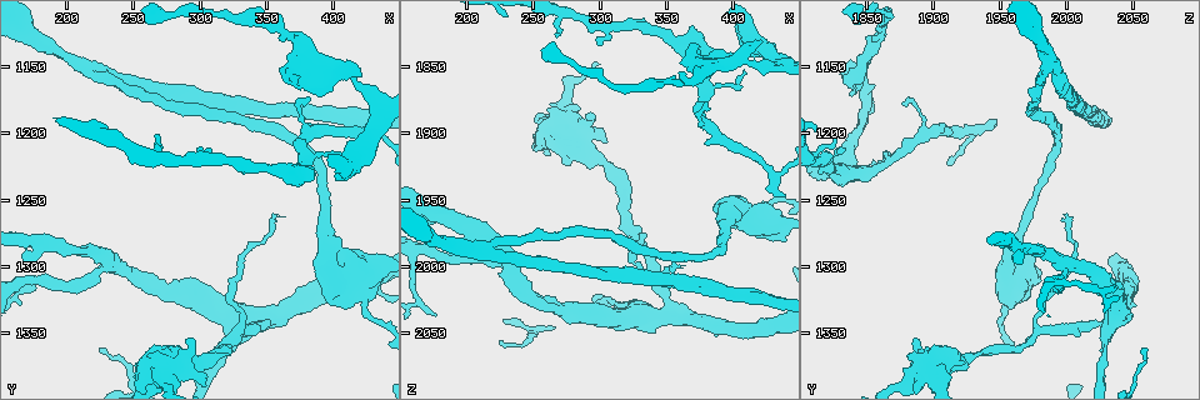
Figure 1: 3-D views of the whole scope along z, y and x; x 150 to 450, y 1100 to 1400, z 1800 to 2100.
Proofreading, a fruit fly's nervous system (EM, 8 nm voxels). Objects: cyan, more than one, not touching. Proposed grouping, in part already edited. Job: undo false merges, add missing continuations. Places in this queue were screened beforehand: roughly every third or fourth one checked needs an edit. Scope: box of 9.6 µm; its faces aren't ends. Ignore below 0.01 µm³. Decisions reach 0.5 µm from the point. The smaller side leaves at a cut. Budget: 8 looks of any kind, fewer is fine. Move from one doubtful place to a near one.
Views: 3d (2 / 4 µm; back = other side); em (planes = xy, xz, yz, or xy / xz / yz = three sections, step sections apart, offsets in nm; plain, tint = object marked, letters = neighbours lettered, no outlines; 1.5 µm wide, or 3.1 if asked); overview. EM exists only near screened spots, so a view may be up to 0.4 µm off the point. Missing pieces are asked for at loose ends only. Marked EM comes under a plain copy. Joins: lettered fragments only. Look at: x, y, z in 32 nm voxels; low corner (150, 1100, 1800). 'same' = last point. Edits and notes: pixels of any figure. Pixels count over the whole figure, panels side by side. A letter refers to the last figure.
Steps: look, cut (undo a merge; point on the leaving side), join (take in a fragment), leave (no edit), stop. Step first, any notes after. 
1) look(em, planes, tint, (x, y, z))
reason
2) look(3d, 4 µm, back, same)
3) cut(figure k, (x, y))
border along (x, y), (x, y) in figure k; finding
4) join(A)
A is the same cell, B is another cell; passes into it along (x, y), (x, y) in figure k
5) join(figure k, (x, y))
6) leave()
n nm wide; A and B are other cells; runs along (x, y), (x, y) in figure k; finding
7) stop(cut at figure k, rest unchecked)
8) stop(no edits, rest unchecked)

look(3d, 2 µm, (350, 1342, 2026))
sudden change in width

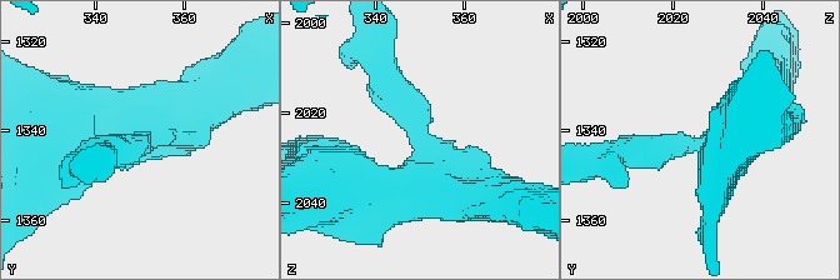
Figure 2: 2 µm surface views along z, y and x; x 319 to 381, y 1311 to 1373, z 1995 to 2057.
look(em, yz, step 8, tint, (350, 1342, 2024))
3 arms; arms of 200, 320, 420 nm; shape alone is not enough

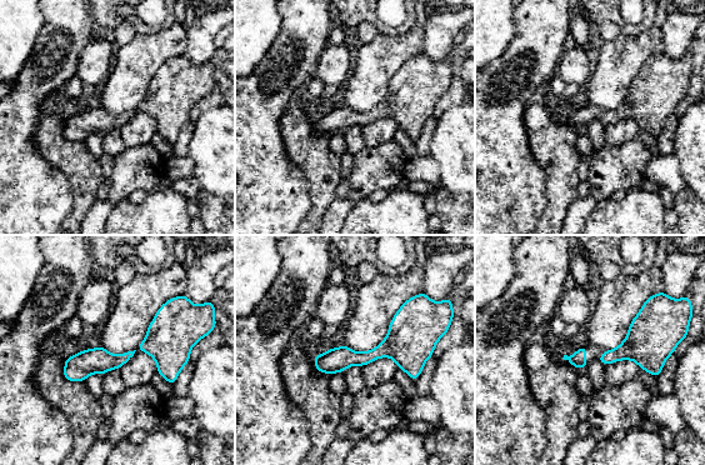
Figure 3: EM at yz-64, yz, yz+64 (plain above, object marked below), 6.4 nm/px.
look(em, planes, letters, same)
another direction

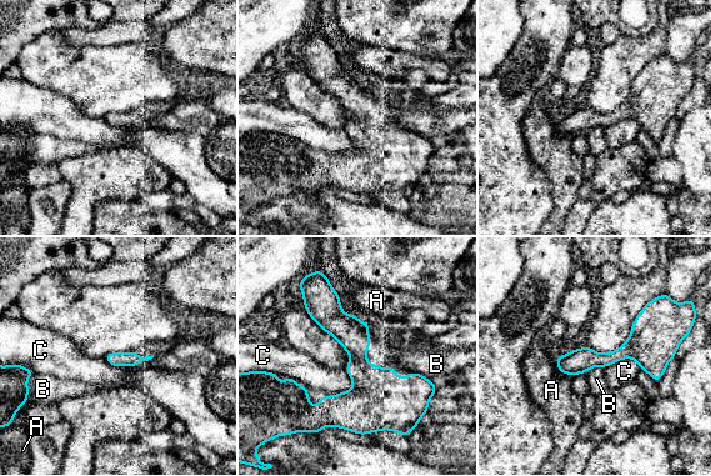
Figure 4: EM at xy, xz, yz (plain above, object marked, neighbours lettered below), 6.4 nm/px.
leave()
A, B and C are other cells; one neuron here

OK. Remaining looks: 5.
look(em, xz, step 8, letters, (234, 1158, 1982))
side arm on a straight run

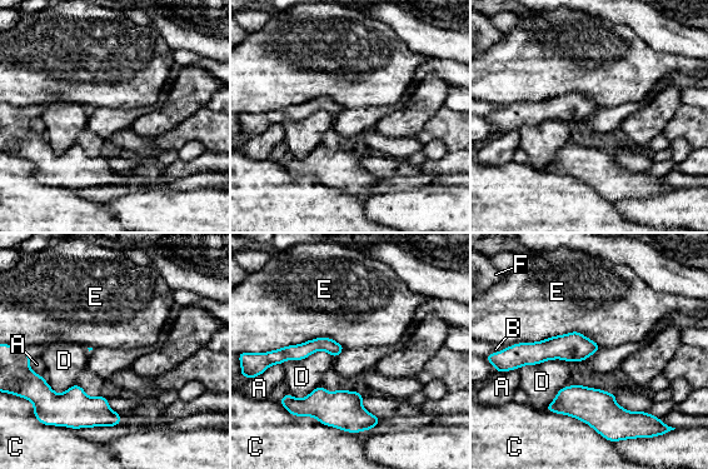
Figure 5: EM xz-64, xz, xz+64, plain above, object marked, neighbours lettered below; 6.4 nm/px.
leave()
A, B, C, D, E and F are other cells; border along (601, 347), (568, 332), (504, 349) in figure 5; one neuron here

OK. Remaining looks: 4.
look(em, xz, step 8, tint, (378, 1222, 1862))
sharp bend

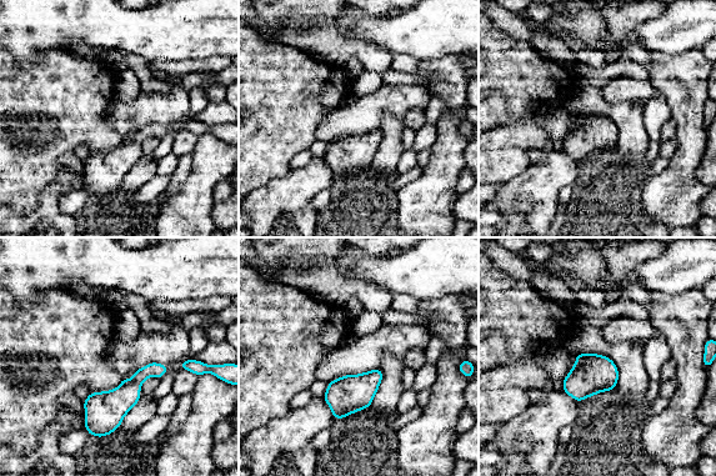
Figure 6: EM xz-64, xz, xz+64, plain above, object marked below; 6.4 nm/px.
look(em, planes, letters, same)

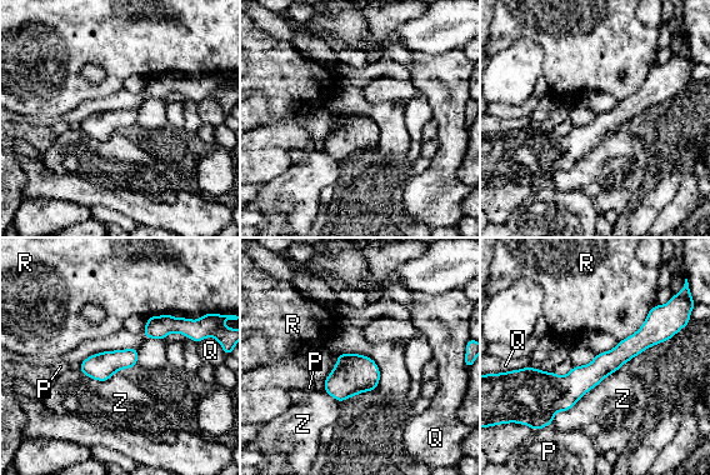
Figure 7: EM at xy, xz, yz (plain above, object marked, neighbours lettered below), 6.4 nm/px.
leave()
Z touches over 600 nm; P, Q, R and Z are other cells; runs along (670, 333), (576, 383), (528, 375) in figure 7; all the same neuron

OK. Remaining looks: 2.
stop(no edits, rest unchecked)

